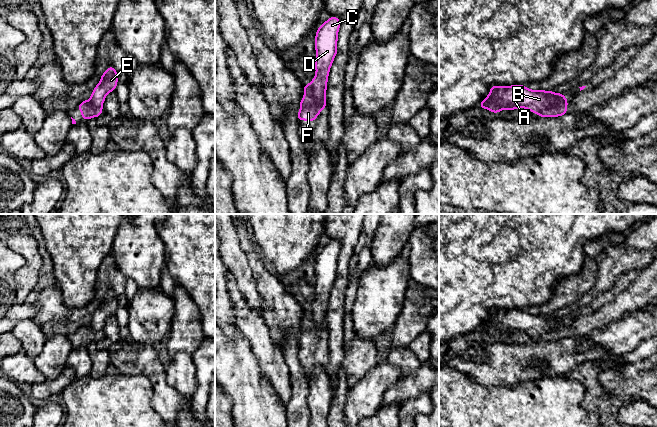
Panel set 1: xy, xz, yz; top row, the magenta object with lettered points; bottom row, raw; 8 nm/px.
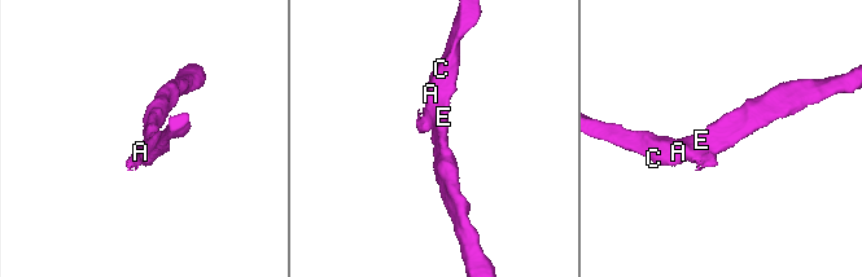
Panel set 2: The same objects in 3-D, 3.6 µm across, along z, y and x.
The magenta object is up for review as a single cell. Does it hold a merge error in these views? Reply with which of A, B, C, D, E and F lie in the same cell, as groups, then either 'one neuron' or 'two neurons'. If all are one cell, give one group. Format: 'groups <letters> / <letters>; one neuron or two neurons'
groups A B C D E / F; two neurons

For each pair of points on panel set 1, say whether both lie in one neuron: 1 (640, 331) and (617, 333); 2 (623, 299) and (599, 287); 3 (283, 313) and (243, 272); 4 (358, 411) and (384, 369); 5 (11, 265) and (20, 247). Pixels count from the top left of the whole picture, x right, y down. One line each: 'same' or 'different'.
1: same
2: different
3: different
4: same
5: different

